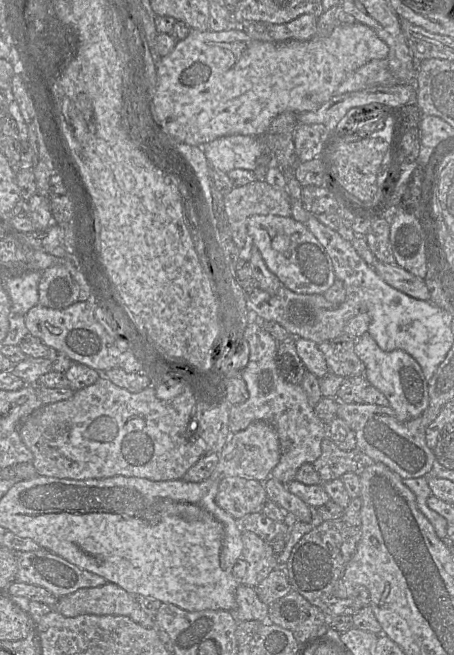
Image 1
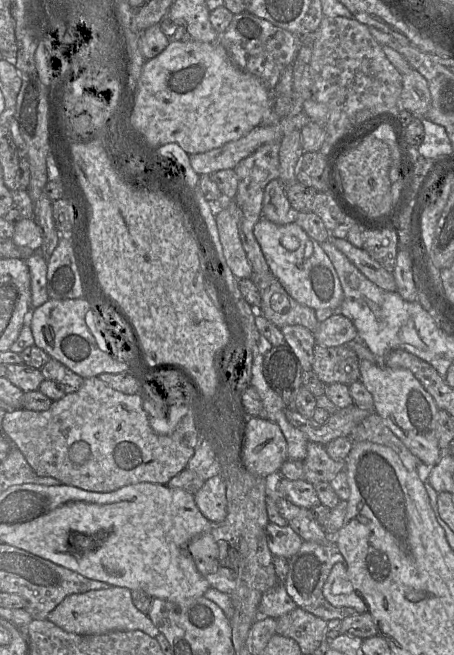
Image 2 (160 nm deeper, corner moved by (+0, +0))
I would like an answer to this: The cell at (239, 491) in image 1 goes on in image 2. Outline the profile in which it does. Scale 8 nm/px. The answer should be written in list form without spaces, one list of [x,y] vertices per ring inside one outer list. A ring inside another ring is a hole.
[[[215,475],[206,480],[197,493],[195,503],[211,523],[223,522],[227,514],[226,484],[221,475]]]

